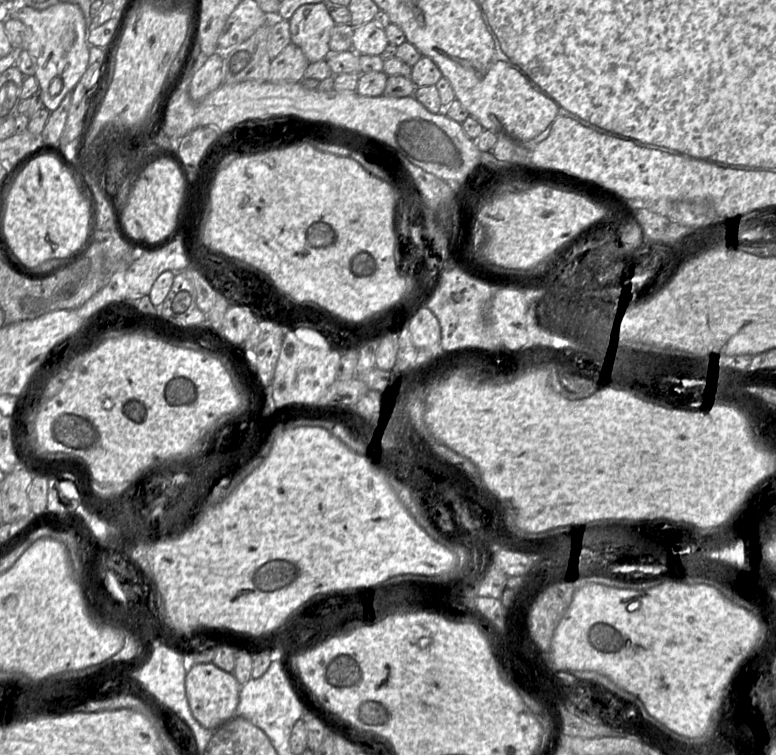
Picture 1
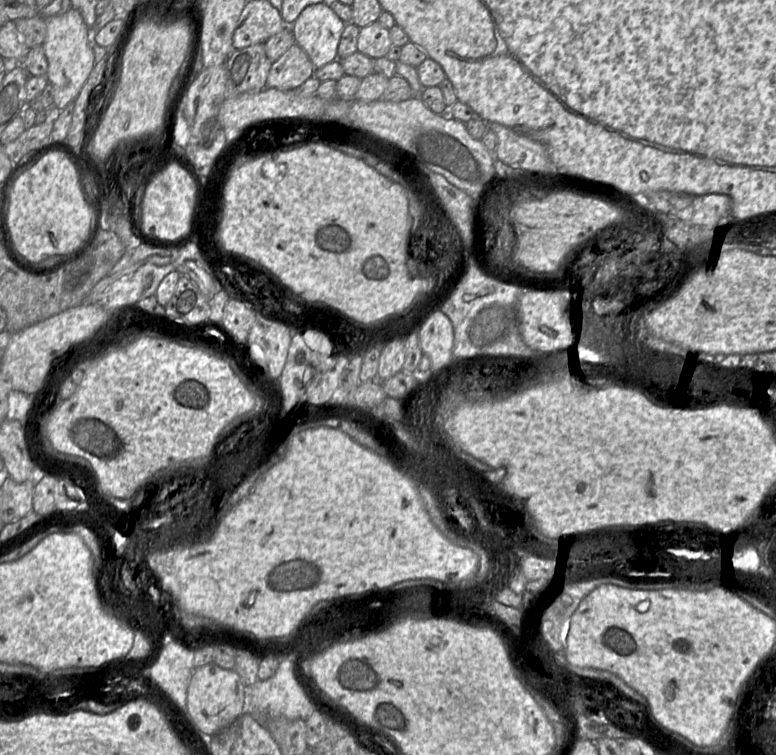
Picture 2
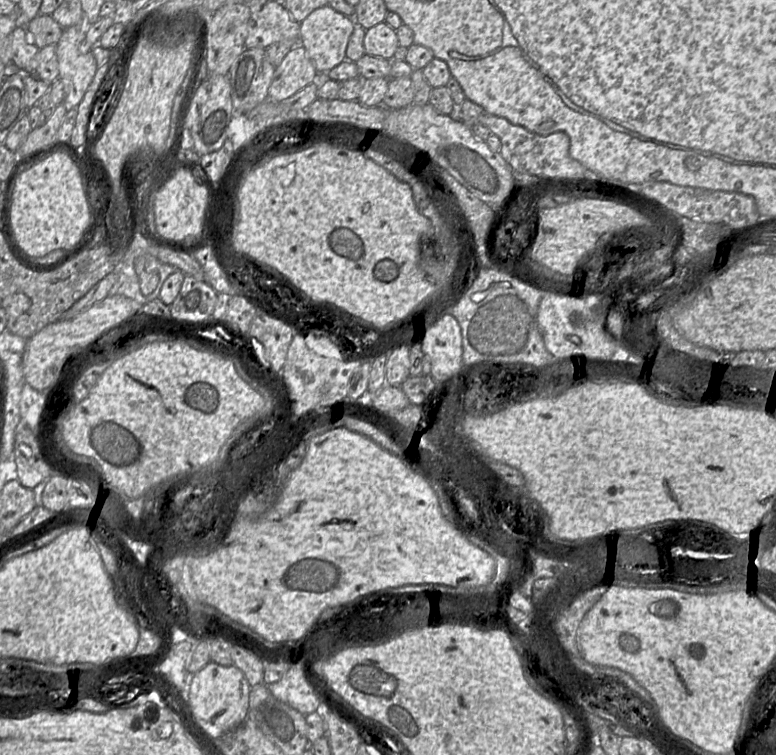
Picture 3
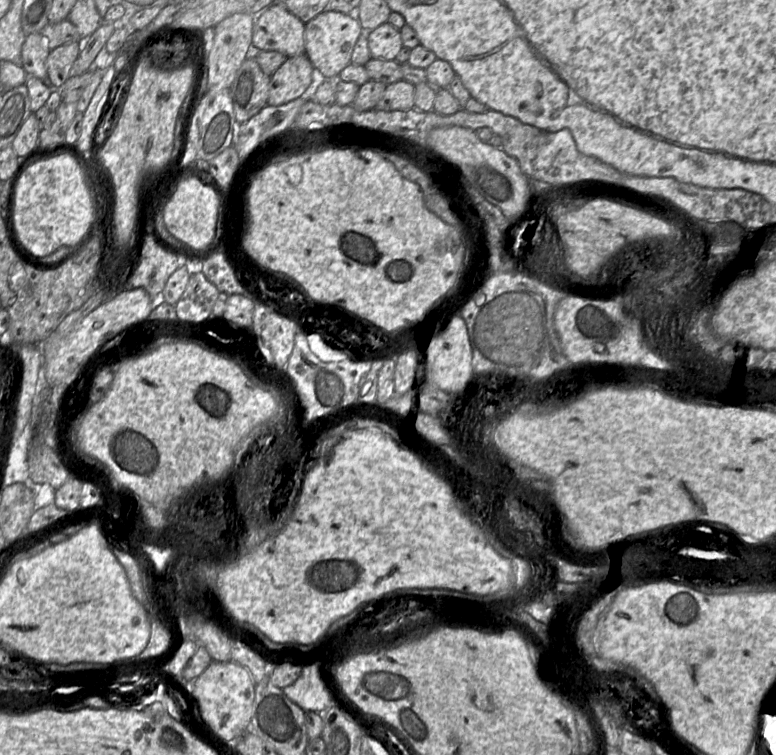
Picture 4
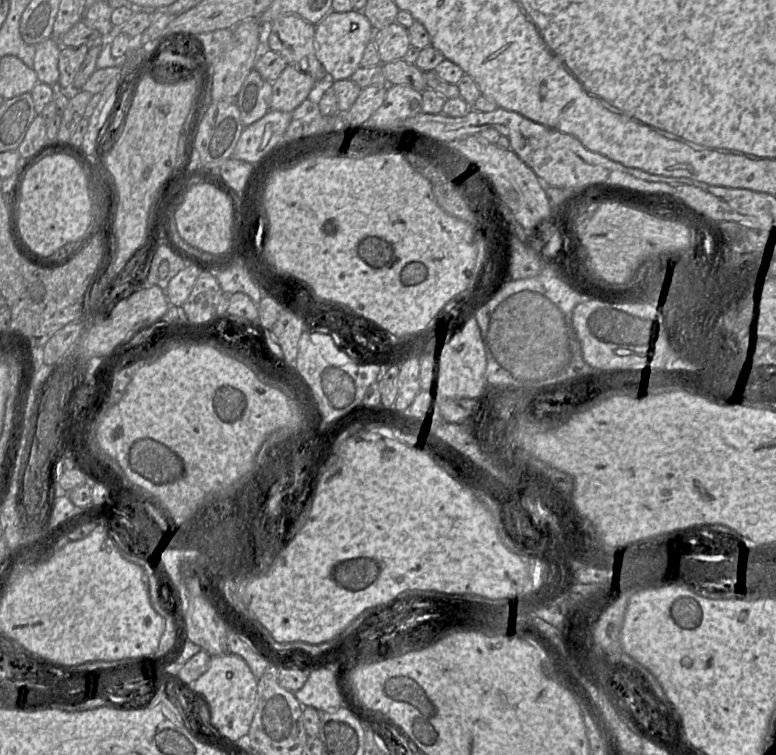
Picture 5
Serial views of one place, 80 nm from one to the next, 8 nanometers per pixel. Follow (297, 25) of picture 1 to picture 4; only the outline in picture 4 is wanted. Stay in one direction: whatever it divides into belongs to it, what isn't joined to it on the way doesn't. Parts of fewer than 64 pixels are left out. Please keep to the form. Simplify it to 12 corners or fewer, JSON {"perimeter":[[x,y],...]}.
{"perimeter":[[325,10],[305,23],[305,55],[335,80],[366,32],[354,14]]}

